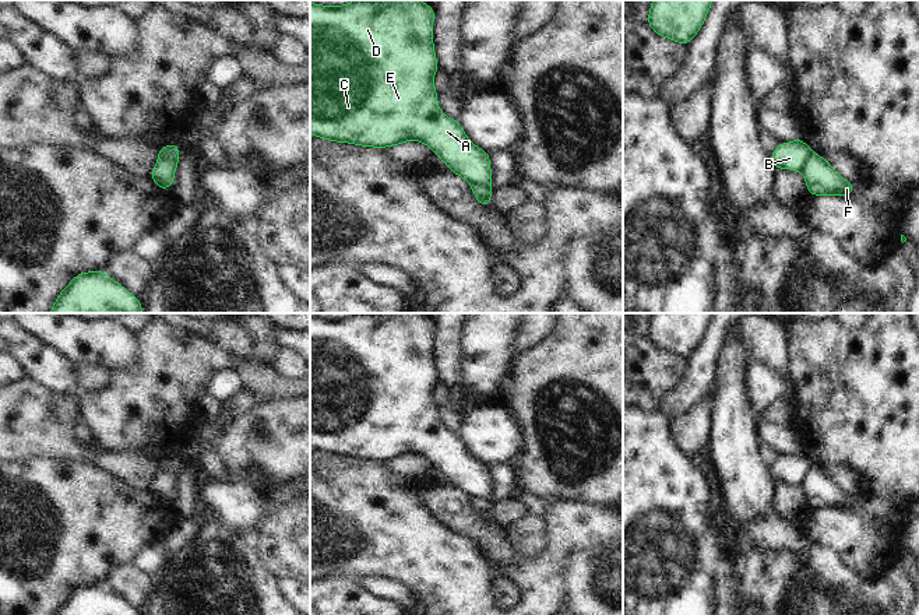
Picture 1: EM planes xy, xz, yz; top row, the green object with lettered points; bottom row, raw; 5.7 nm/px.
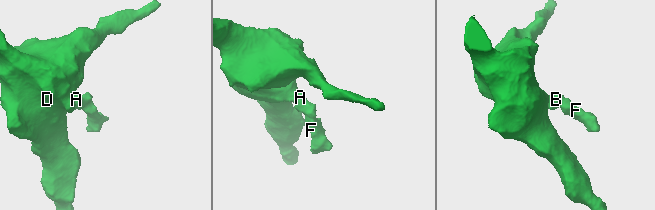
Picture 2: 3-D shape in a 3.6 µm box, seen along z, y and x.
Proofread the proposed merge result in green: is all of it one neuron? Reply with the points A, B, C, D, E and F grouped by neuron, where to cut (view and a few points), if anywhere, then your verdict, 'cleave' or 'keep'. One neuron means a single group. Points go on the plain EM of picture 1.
A B C D E / F; cut in xy along (158, 473), (173, 473), (176, 475); cleave

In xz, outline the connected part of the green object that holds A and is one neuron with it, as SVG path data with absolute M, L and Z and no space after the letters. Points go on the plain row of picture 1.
M355 313L344 319L321 319L310 316L310 446L321 453L349 456L359 460L388 461L409 453L426 457L436 468L448 478L450 485L464 491L472 500L483 499L493 502L490 465L476 460L462 443L458 432L447 430L439 421L439 405L433 390L440 383L434 366L433 335L434 319L420 313Z

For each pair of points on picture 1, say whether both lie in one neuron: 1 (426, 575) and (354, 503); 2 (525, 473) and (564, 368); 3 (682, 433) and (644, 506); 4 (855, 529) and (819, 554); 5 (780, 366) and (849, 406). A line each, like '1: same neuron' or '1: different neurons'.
1: same neuron
2: same neuron
3: different neurons
4: different neurons
5: different neurons

